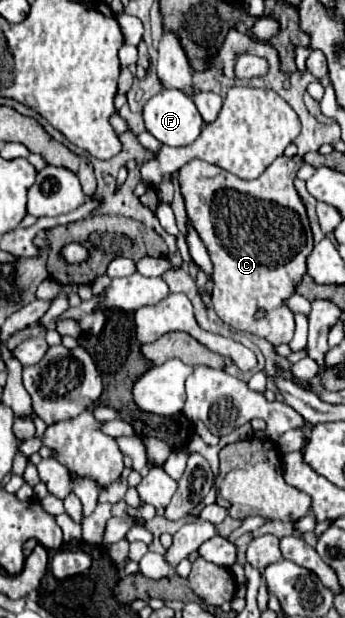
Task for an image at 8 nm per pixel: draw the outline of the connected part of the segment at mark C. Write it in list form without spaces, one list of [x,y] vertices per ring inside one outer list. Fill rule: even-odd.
[[[280,155],[254,181],[244,181],[244,179],[220,169],[218,165],[206,163],[202,159],[192,159],[178,171],[188,221],[196,229],[202,243],[206,245],[208,255],[214,265],[212,303],[214,303],[216,315],[224,323],[234,327],[236,331],[246,331],[256,337],[264,337],[272,345],[292,341],[294,313],[288,307],[284,307],[284,299],[294,293],[296,283],[306,273],[306,257],[310,255],[310,249],[314,245],[306,209],[304,209],[298,193],[294,191],[294,175],[300,169],[300,165],[302,165],[302,157]],[[230,191],[232,191],[232,239],[230,239],[230,209],[228,209]],[[258,307],[266,309],[264,319],[254,319],[254,311]]]

